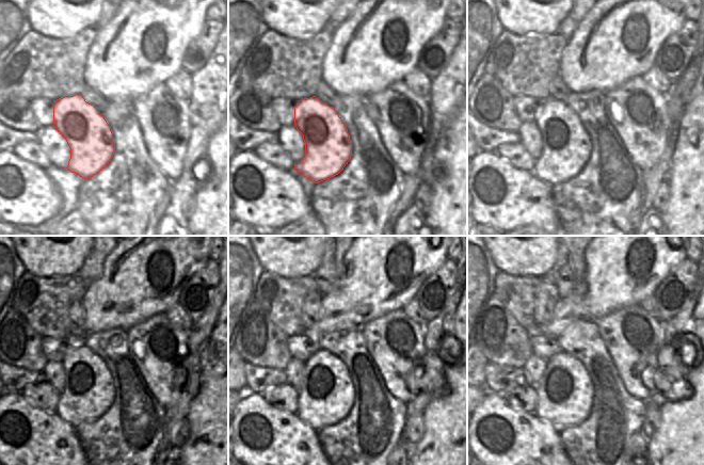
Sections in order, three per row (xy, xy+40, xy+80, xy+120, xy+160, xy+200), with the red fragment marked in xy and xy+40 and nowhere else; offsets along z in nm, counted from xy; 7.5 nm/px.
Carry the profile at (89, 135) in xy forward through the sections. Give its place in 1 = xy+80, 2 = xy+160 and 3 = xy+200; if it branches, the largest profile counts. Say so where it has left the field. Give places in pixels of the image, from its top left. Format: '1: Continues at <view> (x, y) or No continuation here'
1: Continues at xy+80 (565, 145)
2: Continues at xy+160 (325, 397)
3: Continues at xy+200 (564, 393)

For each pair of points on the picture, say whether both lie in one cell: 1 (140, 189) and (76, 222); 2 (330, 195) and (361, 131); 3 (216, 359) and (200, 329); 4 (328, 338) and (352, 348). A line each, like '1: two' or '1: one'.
1: two
2: one
3: two
4: one

